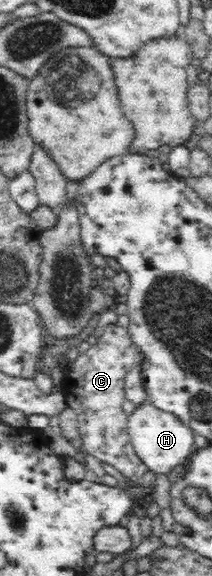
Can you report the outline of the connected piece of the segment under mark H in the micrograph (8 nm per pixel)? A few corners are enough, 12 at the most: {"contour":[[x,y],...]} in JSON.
{"contour":[[148,400],[128,417],[154,474],[190,458],[195,432]]}

